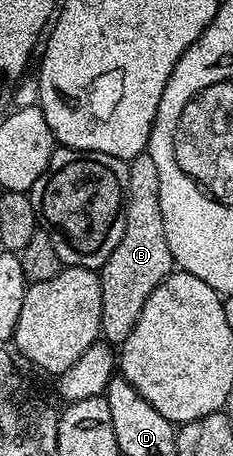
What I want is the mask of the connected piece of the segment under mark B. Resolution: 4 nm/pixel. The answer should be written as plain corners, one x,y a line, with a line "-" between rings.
149,152
130,159
125,232
121,232
121,240
117,240
117,248
109,252
109,260
105,260
105,264
98,271
101,284
101,334
112,344
122,344
129,336
129,332
133,332
141,316
141,308
145,308
145,300
149,300
153,288
157,288
157,284
164,282
173,270
169,240
165,240
165,220
161,216
160,188
161,180
157,180
157,164
153,164
153,156

